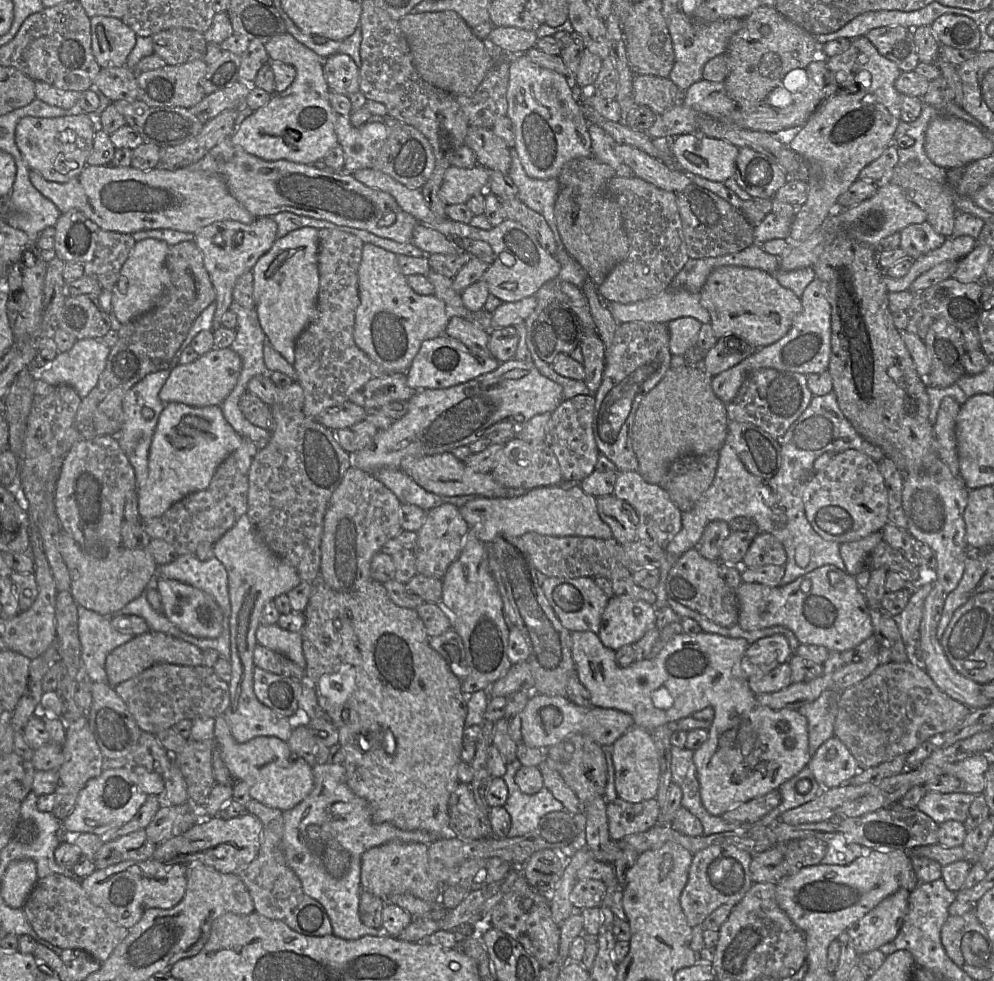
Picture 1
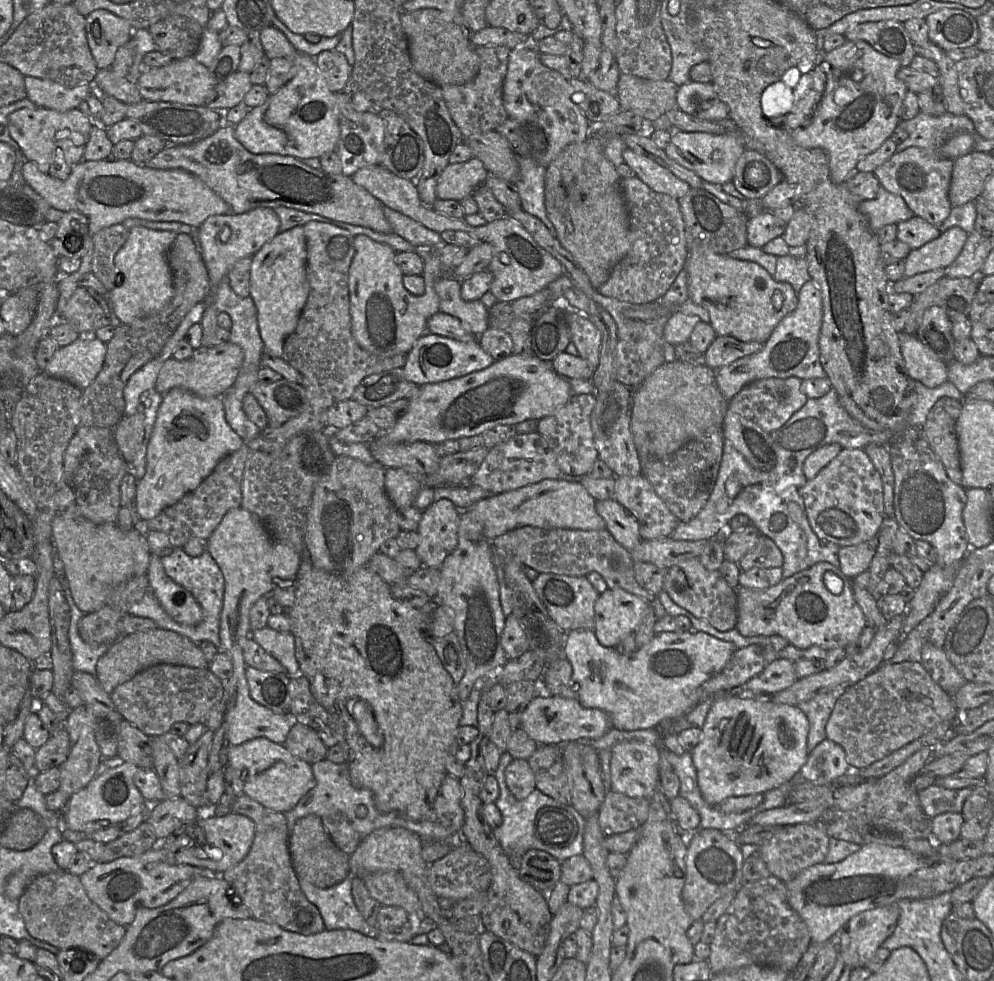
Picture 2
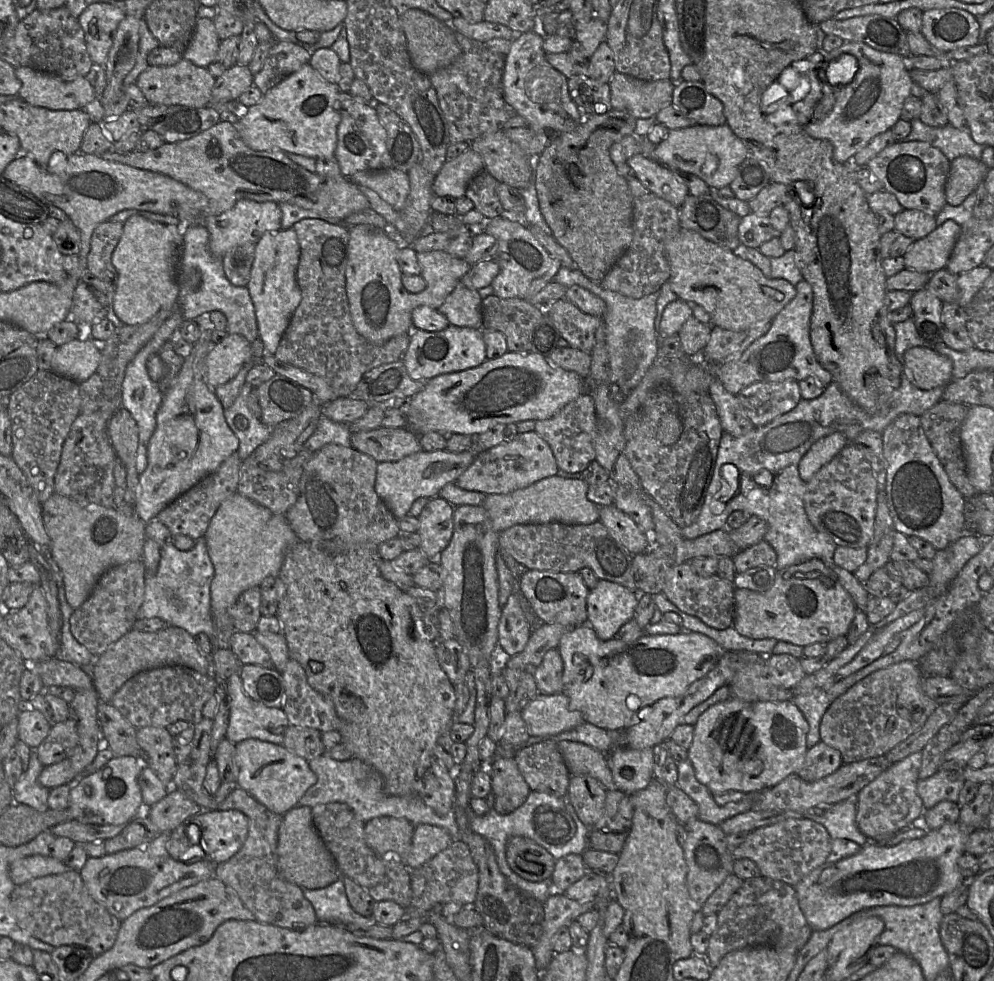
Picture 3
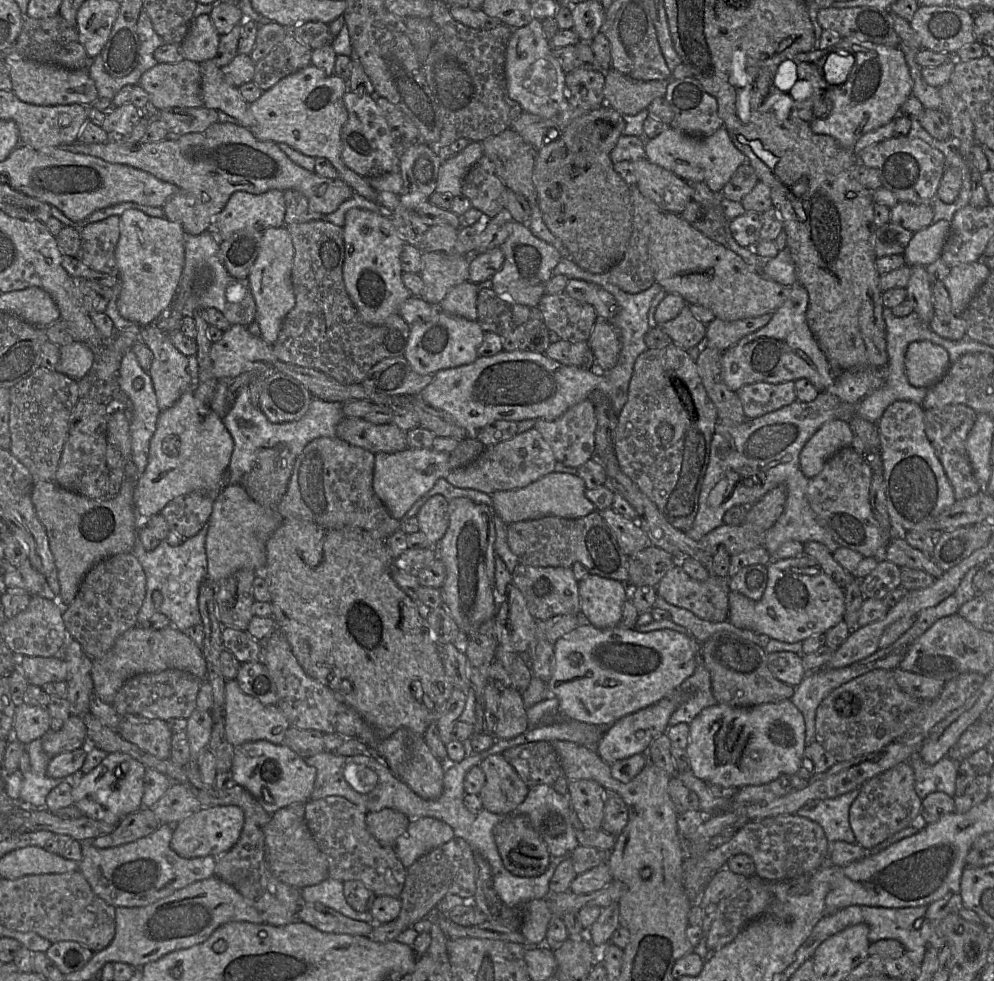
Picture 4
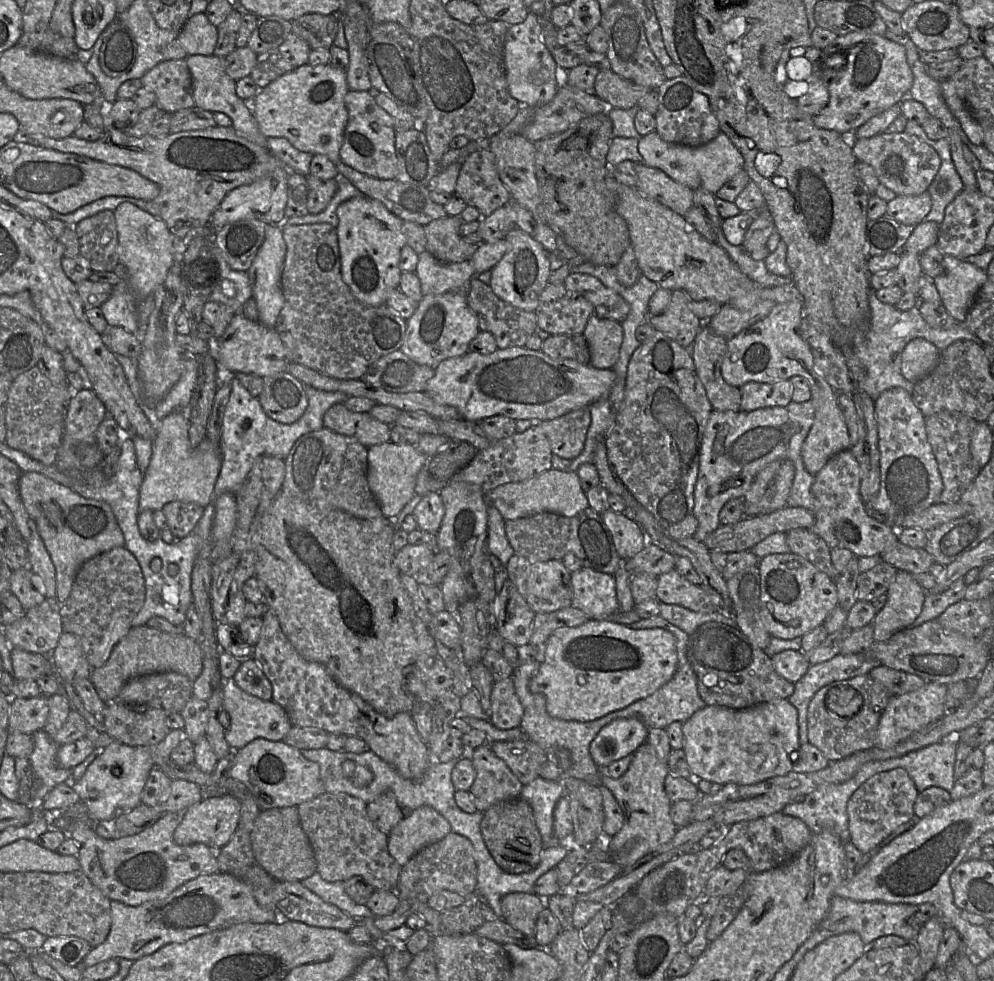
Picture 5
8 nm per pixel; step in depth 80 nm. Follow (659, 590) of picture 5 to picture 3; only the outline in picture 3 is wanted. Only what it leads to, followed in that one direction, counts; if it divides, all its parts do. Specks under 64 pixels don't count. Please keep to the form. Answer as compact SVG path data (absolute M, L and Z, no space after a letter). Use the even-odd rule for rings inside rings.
M689 562L676 564L667 574L662 592L681 611L699 618L712 628L723 630L733 626L735 587L717 574L703 577L693 570Z

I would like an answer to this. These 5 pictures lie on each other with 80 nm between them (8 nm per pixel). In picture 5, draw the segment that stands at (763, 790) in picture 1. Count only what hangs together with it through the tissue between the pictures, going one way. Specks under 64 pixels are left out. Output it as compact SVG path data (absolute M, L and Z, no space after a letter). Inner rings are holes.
M588 620L577 627L561 628L551 634L547 641L545 660L539 664L536 674L531 678L529 688L532 693L542 693L546 698L546 709L553 718L561 720L572 720L578 722L588 722L601 718L611 712L623 709L633 702L648 697L656 690L666 684L674 676L677 664L678 654L676 648L675 636L664 629L634 629L610 620ZM787 699L764 702L745 709L706 705L682 724L684 736L682 749L692 776L722 785L756 784L775 776L785 775L792 771L793 757L800 748L798 711Z

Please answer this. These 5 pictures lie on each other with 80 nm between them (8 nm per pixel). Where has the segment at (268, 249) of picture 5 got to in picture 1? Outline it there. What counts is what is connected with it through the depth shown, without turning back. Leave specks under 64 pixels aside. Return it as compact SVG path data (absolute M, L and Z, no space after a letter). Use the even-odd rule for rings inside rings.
M303 227L277 238L252 269L255 310L271 346L293 365L295 342L317 314L318 229Z

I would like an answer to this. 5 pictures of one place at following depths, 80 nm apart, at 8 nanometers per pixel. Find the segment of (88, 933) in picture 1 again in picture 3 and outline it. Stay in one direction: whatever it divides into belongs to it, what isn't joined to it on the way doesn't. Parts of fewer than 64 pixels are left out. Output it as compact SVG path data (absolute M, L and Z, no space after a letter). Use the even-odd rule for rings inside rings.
M75 870L47 875L16 885L10 896L10 912L17 925L44 943L54 947L79 945L100 955L115 943L120 922L96 902Z

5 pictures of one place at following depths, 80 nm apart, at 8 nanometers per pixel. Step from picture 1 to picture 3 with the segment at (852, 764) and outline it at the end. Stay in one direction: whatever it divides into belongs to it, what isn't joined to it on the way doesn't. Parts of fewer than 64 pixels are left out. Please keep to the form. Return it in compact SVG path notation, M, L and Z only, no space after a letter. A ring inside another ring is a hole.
M819 741L807 750L804 765L797 774L805 781L813 782L834 773L842 764L841 753Z

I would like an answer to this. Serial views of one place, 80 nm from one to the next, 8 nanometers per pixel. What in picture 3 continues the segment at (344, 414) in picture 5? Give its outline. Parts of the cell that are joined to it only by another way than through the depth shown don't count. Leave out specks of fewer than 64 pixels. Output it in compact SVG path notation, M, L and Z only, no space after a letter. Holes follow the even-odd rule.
M380 427L368 431L351 433L351 447L372 457L377 463L396 462L404 457L422 451L419 438L405 428Z

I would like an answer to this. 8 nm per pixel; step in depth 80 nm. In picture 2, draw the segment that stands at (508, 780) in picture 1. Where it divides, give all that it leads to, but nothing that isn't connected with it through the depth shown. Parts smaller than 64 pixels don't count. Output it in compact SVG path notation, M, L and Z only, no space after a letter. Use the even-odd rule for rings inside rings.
M502 752L499 766L494 772L494 776L498 781L500 789L499 797L494 804L502 814L502 823L492 831L502 850L508 857L511 865L518 870L521 863L521 857L526 851L530 849L539 849L547 852L547 846L544 846L542 842L538 841L535 833L533 832L533 823L537 812L546 806L561 809L565 808L565 805L542 793L538 789L534 789L525 799L516 799L507 787L504 774L505 768L513 759L514 758L509 753Z

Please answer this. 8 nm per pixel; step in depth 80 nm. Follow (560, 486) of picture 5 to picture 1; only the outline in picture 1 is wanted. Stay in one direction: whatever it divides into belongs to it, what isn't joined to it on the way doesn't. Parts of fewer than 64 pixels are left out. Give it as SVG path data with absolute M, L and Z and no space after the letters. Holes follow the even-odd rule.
M558 485L541 486L512 497L477 497L459 507L459 512L477 538L492 543L500 534L521 536L535 532L548 536L584 536L611 539L613 533L597 510L597 498L579 486L563 489Z

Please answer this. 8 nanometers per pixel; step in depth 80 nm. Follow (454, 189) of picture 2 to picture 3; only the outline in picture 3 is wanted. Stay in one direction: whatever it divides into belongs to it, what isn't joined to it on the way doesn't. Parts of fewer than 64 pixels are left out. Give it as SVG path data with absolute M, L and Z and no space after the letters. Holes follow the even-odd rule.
M470 147L458 157L444 163L434 180L434 195L454 199L465 196L471 180L484 169L482 156Z

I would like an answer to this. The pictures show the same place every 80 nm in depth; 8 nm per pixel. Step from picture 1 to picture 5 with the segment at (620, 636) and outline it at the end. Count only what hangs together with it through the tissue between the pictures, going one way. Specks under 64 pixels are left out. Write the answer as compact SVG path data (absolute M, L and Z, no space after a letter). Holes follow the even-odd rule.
M587 566L571 573L572 606L583 611L589 620L604 620L619 610L613 575Z

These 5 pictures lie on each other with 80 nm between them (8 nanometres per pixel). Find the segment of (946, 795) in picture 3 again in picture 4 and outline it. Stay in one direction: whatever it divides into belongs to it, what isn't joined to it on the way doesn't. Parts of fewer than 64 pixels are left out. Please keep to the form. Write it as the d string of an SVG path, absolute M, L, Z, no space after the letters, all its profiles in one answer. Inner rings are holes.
M918 753L906 762L914 770L915 791L922 800L933 792L943 792L954 798L959 762L948 755L930 765Z

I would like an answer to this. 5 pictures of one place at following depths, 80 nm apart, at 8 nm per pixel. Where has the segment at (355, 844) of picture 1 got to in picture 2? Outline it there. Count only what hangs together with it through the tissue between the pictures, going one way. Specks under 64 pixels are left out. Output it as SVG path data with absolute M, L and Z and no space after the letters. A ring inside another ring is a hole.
M325 758L313 763L311 766L316 784L292 809L285 812L289 833L299 819L310 814L315 814L319 817L344 815L362 839L379 828L403 827L416 833L423 841L453 840L452 833L439 826L438 823L423 823L430 822L430 820L414 821L398 814L397 812L383 813L379 811L375 805L373 794L370 790L353 786L350 780L347 763L334 763ZM350 873L345 880L329 888L318 888L304 879L299 882L306 898L318 908L327 930L348 929L377 938L379 929L370 926L355 905L353 877Z

